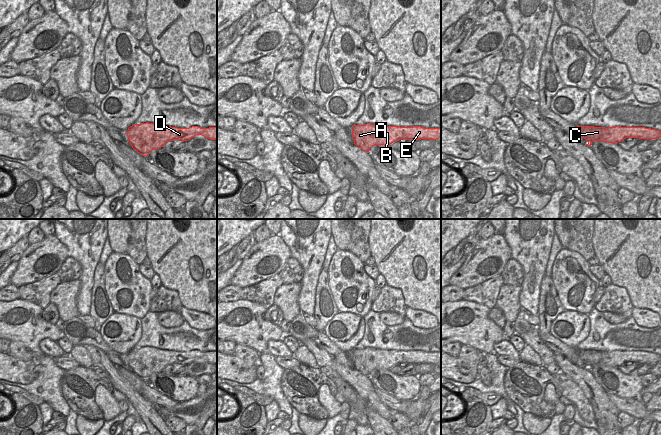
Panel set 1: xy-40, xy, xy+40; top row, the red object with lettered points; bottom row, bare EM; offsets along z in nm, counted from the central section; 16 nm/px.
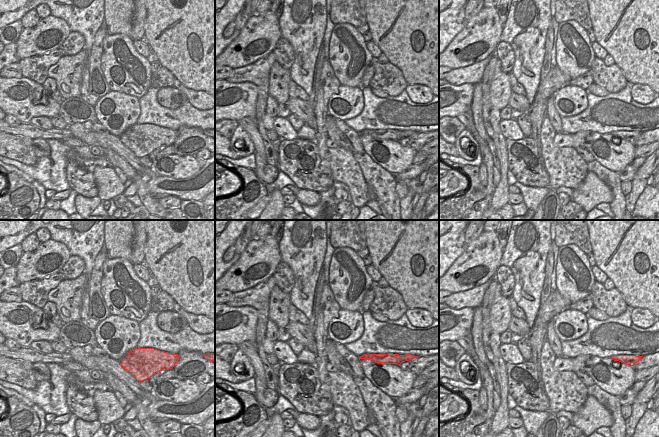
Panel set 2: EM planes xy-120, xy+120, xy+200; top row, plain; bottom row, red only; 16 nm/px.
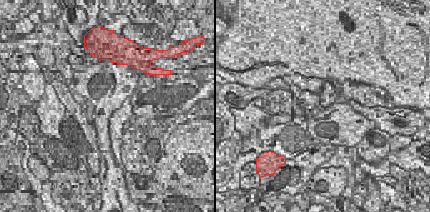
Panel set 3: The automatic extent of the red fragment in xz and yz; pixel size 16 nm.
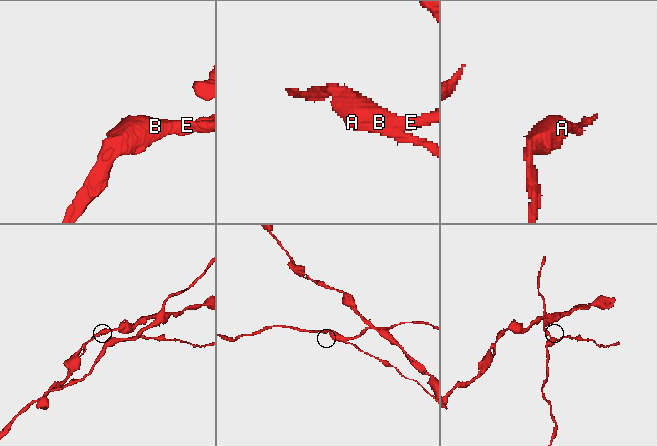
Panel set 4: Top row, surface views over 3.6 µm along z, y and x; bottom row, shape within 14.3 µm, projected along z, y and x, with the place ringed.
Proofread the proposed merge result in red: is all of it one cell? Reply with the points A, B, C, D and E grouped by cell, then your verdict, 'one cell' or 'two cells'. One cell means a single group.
groups A B D E / C; two cells

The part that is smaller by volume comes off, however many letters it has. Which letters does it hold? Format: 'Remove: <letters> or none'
Remove: C

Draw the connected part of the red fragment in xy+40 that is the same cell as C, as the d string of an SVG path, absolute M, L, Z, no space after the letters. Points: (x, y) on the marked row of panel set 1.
M582 127L581 128L581 136L587 141L595 140L595 141L603 141L610 137L610 135L602 134L602 127Z

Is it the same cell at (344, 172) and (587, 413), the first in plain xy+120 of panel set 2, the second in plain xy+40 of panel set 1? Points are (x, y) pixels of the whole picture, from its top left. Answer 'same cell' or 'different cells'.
same cell

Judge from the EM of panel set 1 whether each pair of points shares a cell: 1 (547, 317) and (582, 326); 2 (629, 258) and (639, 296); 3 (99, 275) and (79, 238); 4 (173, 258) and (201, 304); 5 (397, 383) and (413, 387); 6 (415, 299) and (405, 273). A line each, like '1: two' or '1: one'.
1: two
2: one
3: two
4: one
5: one
6: one

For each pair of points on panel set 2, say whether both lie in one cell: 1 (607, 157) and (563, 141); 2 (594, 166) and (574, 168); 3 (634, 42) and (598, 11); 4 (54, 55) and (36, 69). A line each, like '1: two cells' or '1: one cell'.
1: one cell
2: two cells
3: one cell
4: one cell

